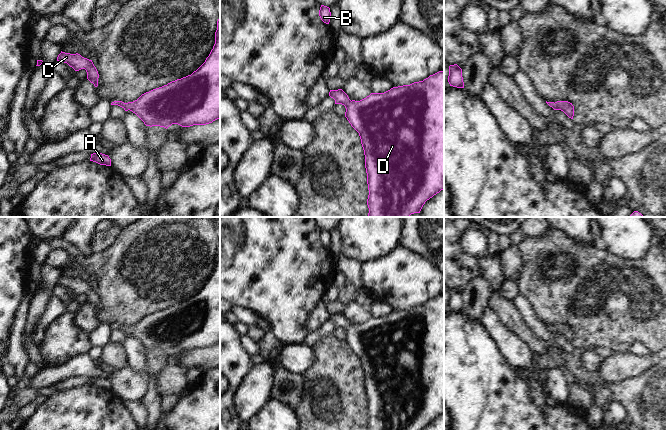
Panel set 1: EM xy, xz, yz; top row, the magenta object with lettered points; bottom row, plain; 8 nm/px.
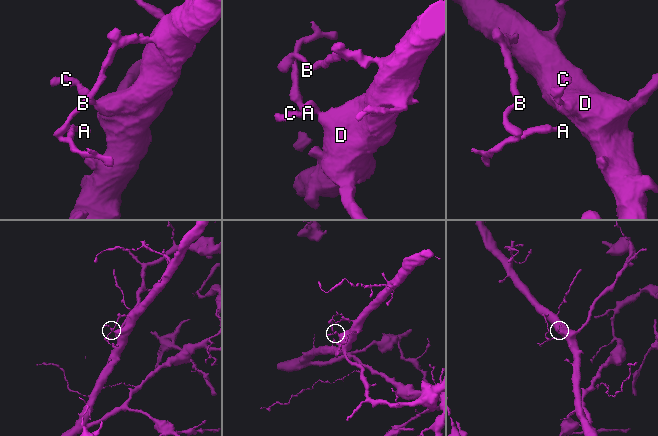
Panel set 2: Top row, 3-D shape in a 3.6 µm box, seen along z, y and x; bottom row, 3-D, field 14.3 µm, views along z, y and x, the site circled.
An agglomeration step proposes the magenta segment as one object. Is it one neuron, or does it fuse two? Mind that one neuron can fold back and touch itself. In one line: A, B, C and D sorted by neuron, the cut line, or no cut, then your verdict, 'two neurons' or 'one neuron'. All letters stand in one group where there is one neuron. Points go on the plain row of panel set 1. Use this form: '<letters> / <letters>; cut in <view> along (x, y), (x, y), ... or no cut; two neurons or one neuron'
A B C D; no cut; one neuron

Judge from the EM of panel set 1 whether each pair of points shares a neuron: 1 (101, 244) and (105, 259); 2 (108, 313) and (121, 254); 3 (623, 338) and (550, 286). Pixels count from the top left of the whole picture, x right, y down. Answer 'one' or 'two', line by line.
1: two
2: one
3: one

